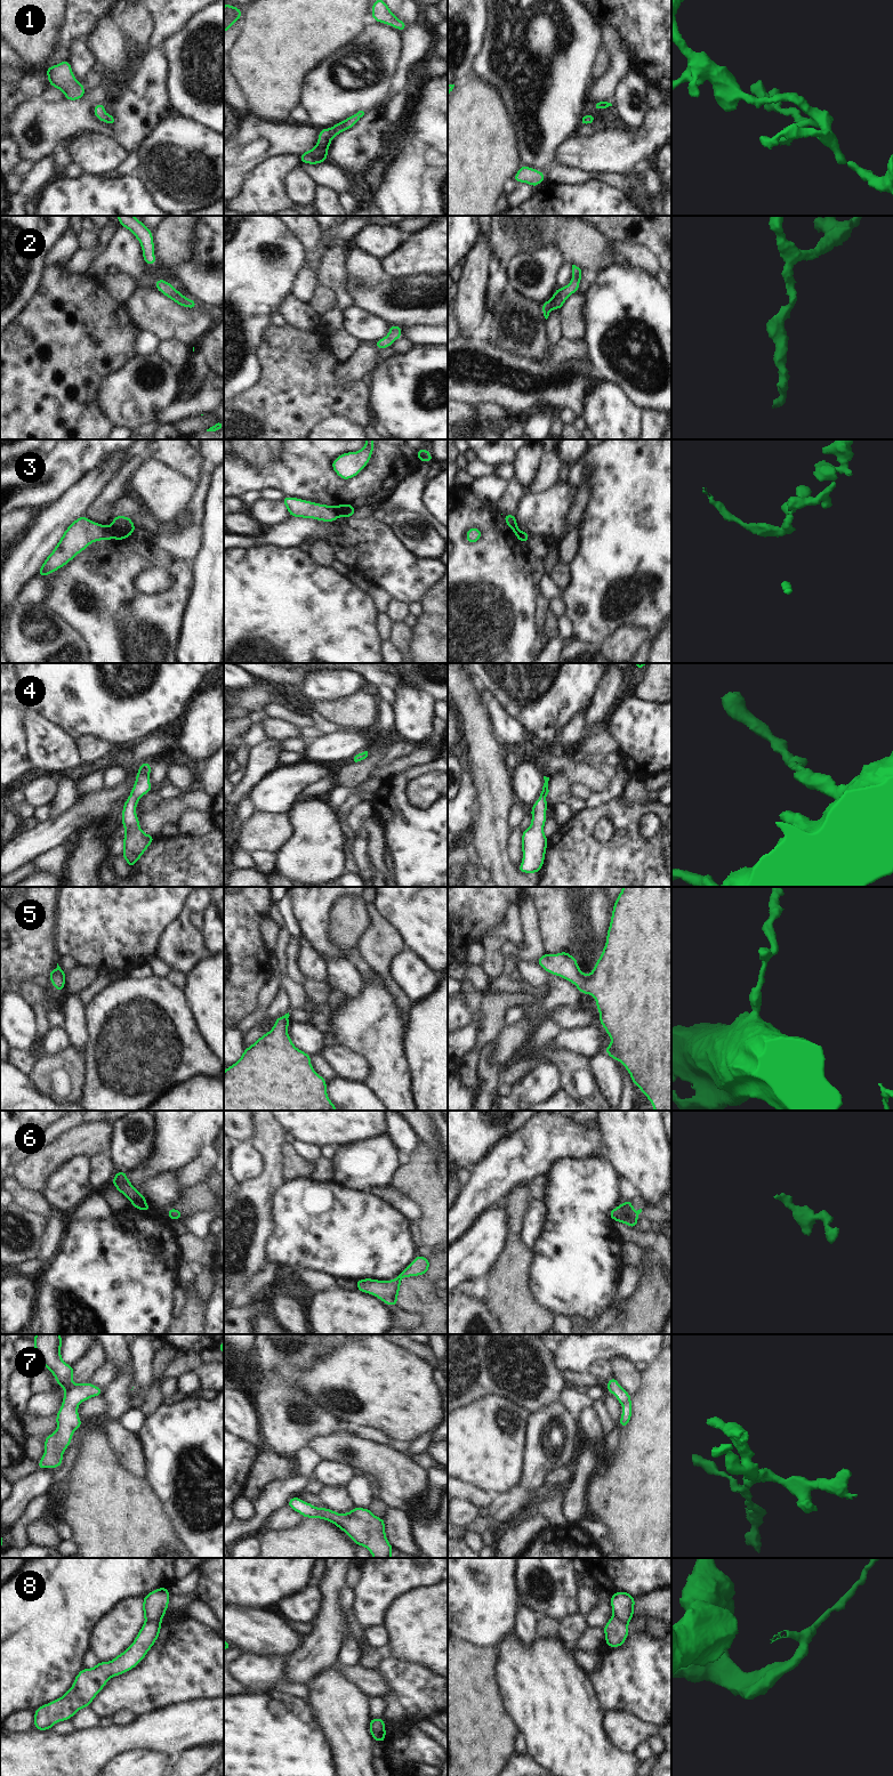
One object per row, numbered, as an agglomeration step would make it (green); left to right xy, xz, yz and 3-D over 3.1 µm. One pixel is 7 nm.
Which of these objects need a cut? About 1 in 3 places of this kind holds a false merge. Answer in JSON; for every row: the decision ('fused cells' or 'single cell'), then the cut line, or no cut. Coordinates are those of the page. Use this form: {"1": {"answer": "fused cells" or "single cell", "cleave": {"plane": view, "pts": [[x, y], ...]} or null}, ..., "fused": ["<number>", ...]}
{"1": {"answer": "single cell", "cleave": null}, "2": {"answer": "single cell", "cleave": null}, "3": {"answer": "fused cells", "cleave": {"plane": "xy", "pts": [[109, 526], [112, 538]]}}, "4": {"answer": "single cell", "cleave": null}, "5": {"answer": "single cell", "cleave": null}, "6": {"answer": "single cell", "cleave": null}, "7": {"answer": "single cell", "cleave": null}, "8": {"answer": "fused cells", "cleave": {"plane": "xy", "pts": [[160, 1621], [146, 1622]]}}, "fused": ["3", "8"]}

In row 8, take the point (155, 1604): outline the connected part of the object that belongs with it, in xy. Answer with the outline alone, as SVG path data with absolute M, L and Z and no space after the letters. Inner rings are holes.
M167 1587L154 1589L143 1598L143 1613L146 1622L161 1622L168 1609L170 1593Z

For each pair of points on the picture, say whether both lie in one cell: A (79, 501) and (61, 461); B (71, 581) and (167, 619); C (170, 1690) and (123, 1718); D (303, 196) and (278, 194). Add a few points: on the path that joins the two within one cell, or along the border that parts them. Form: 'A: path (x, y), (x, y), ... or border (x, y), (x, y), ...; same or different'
A: border (94, 469), (89, 470), (51, 502); different
B: path (95, 595), (119, 619), (143, 619); same
C: border (137, 1716), (128, 1711), (118, 1711), (112, 1717); different
D: border (292, 169), (288, 176), (287, 192), (294, 203); different

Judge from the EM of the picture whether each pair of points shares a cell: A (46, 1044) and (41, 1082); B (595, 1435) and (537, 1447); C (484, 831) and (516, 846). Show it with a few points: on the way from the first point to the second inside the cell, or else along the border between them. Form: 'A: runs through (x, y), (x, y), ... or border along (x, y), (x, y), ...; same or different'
A: border along (70, 1043), (55, 1054), (38, 1051); different
B: border along (576, 1418), (580, 1437); different
C: border along (512, 830), (508, 854), (509, 860), (516, 868); different

